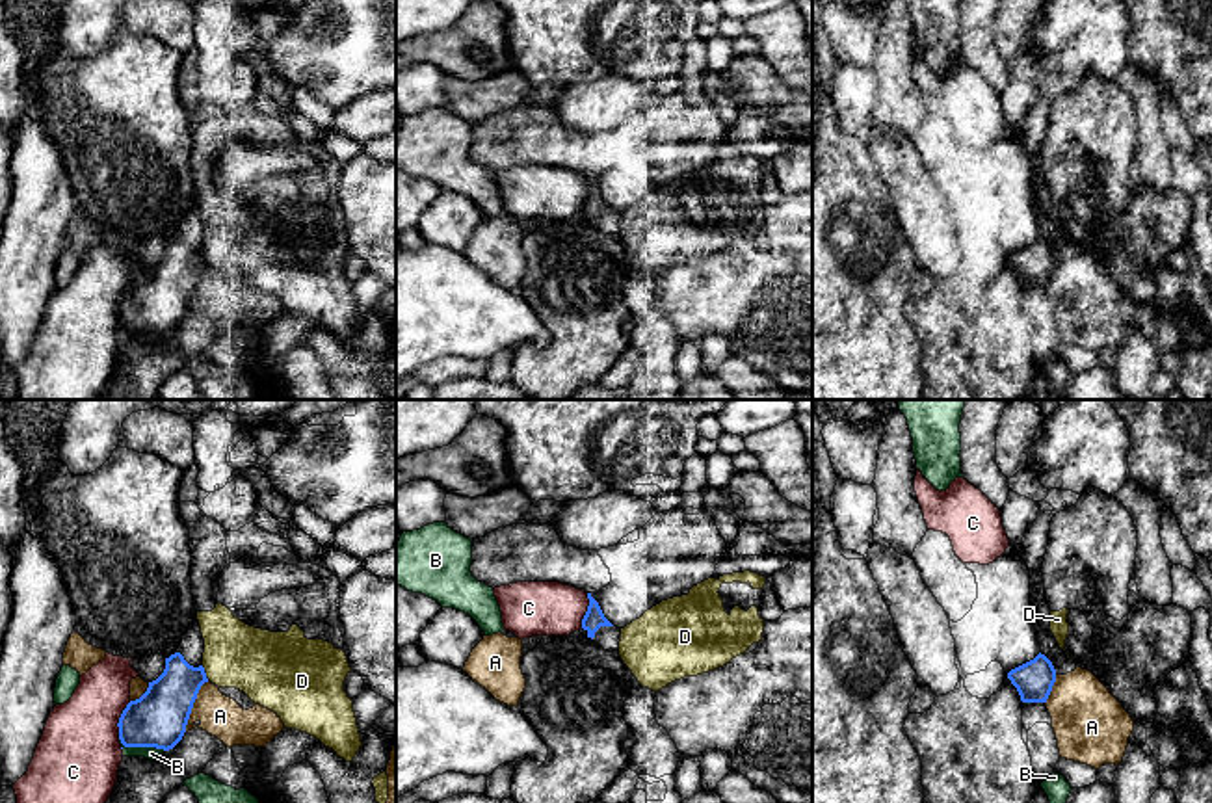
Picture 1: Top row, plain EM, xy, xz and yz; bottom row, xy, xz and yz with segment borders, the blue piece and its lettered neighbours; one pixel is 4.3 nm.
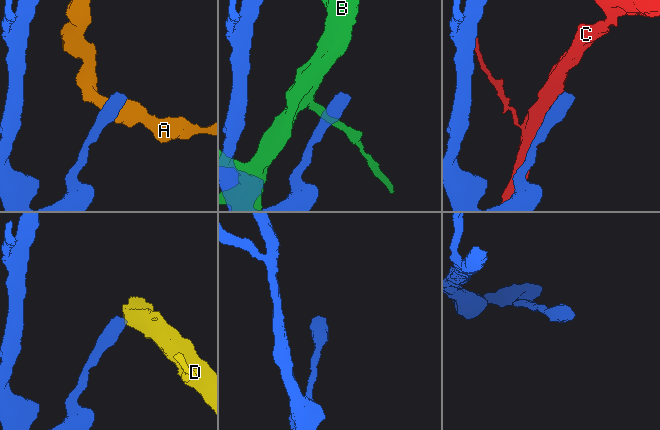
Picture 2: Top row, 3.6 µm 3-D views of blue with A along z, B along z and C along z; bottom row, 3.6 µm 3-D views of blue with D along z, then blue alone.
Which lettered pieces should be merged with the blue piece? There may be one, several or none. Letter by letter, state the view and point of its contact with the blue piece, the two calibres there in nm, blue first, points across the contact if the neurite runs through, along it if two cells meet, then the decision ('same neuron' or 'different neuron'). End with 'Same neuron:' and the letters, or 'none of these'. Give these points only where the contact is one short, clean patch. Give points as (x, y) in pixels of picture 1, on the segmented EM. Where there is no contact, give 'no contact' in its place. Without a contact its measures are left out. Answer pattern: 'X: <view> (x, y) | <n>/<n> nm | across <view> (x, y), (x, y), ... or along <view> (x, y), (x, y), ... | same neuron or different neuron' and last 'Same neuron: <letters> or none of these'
A: xy (192, 707) | 240/180 nm | along xy (209, 681), (201, 686), (183, 733) | different neuron
B: xy (142, 746) | 240/60 nm | different neuron
C: xy (119, 720) | 240/360 nm | different neuron
D: xy (205, 673) | 240/280 nm | different neuron
Same neuron: none of these

